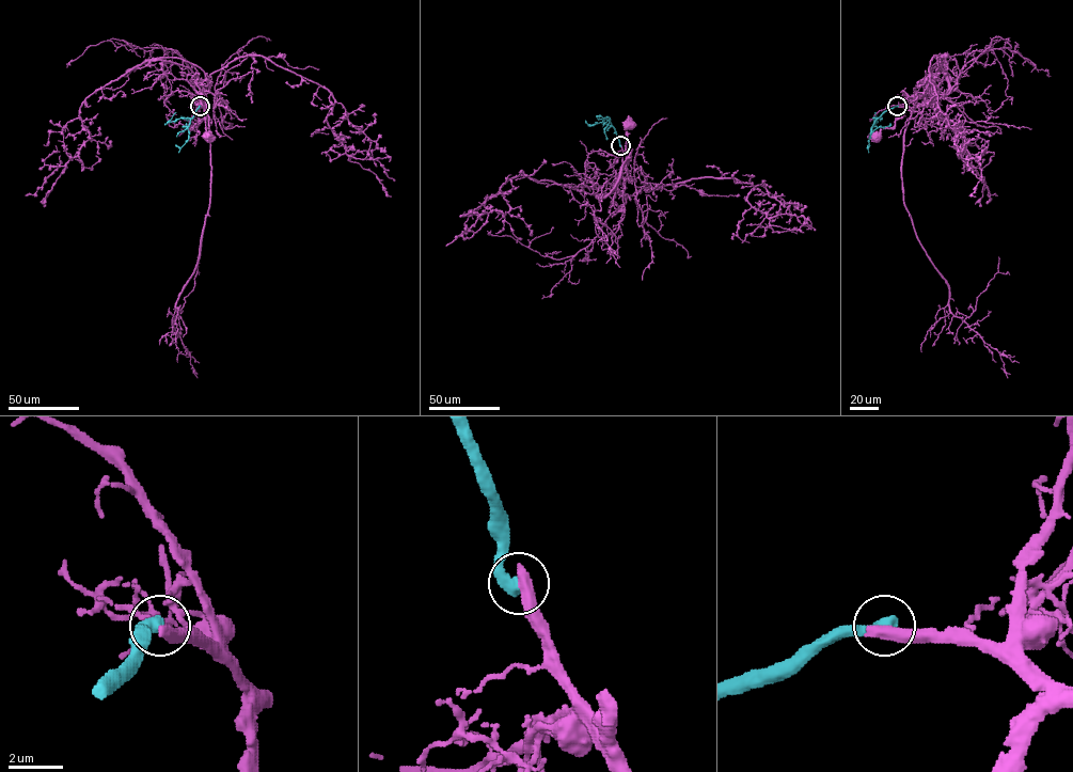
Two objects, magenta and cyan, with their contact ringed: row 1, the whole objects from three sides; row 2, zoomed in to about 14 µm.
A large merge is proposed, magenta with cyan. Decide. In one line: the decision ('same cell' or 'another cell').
another cell

